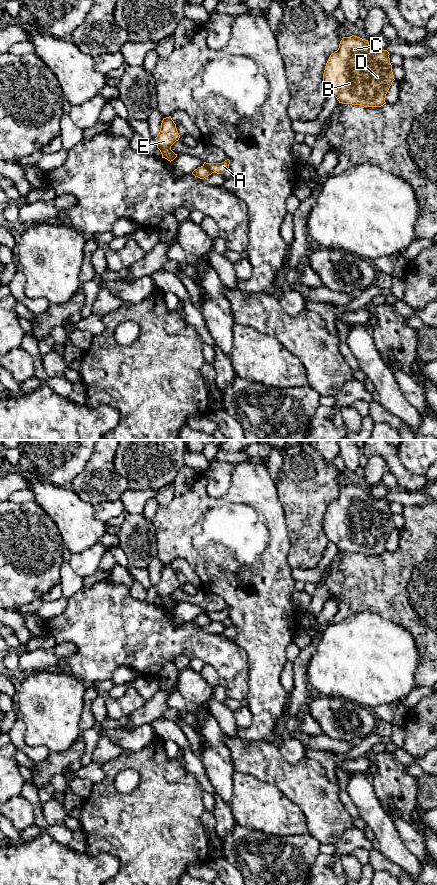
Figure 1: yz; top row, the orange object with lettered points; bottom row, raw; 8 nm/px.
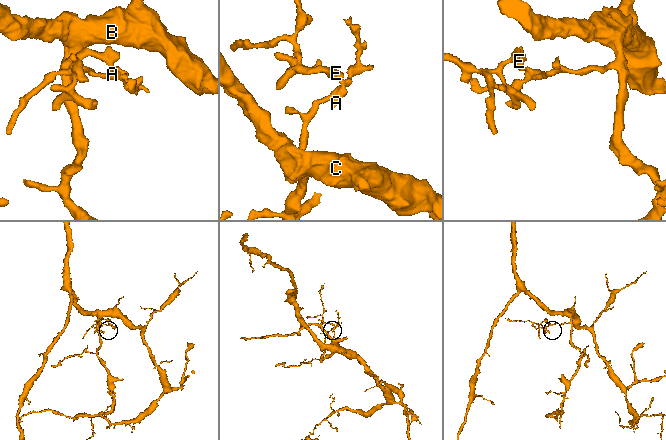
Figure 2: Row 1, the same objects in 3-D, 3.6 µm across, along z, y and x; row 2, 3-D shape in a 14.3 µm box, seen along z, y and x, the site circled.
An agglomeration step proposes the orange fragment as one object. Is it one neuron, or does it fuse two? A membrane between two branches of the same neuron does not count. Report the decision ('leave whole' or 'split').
split

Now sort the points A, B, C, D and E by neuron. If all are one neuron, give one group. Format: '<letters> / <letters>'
A E / B C D

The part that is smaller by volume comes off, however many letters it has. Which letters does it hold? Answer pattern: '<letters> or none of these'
A, E

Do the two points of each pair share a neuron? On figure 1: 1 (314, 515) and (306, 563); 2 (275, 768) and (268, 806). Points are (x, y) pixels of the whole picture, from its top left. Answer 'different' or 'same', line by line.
1: same
2: different

